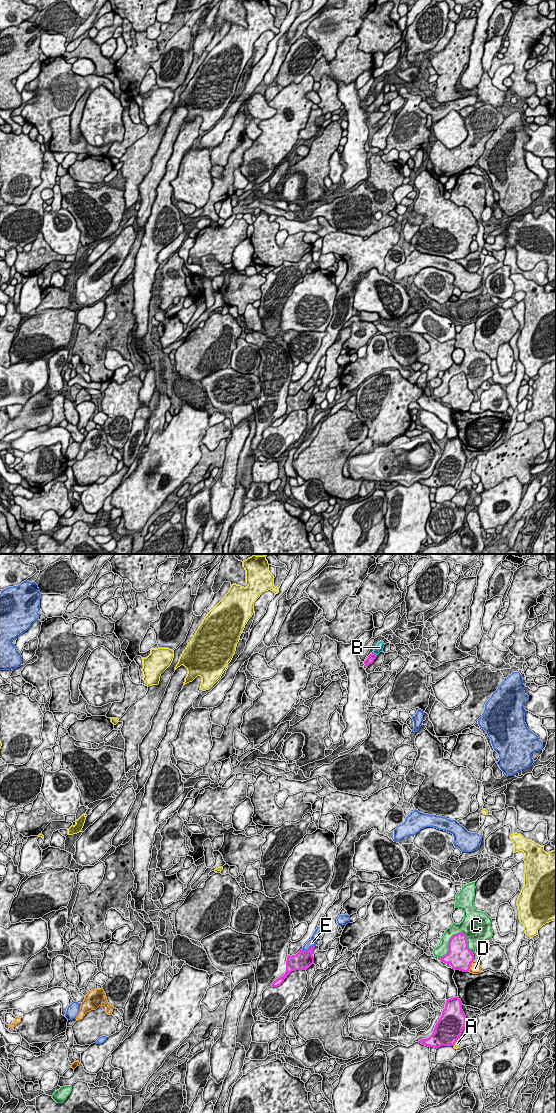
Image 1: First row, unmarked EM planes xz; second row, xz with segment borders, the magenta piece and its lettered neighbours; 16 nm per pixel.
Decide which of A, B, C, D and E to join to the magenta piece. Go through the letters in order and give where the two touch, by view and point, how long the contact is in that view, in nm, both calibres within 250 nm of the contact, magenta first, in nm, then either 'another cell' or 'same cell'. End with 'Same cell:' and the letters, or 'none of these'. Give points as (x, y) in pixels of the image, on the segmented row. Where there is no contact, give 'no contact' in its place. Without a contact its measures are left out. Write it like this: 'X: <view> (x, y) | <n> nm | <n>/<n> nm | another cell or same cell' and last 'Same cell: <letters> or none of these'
A: xz (456, 1041) | 160 nm | 440/70 nm | another cell
B: xz (374, 654) | 110 nm | 120/130 nm | same cell
C: xz (449, 943) | 550 nm | 380/190 nm | another cell
D: xz (470, 964) | 190 nm | 400/190 nm | another cell
E: xz (308, 950) | 240 nm | 300/130 nm | another cell
Same cell: B

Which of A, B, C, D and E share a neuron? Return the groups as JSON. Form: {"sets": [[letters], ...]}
{"sets": [["A"], ["B"], ["C"], ["D"], ["E"]]}

